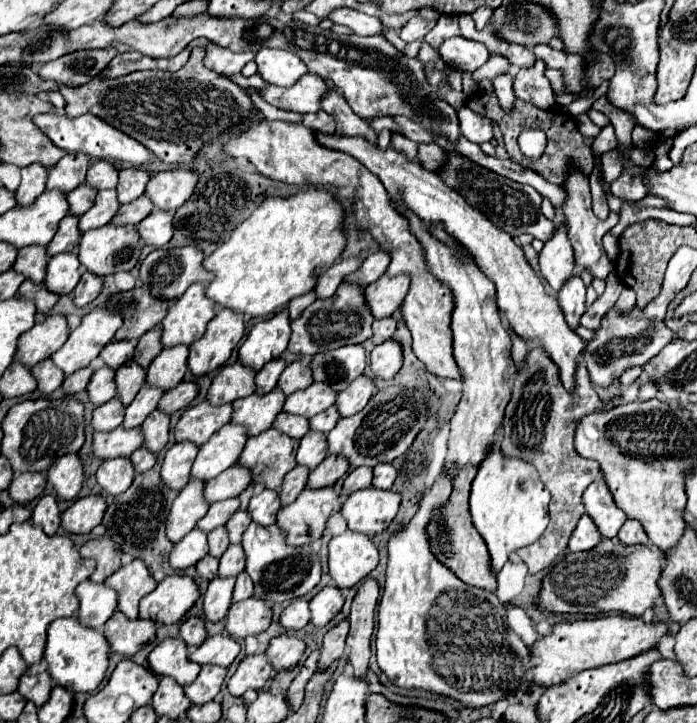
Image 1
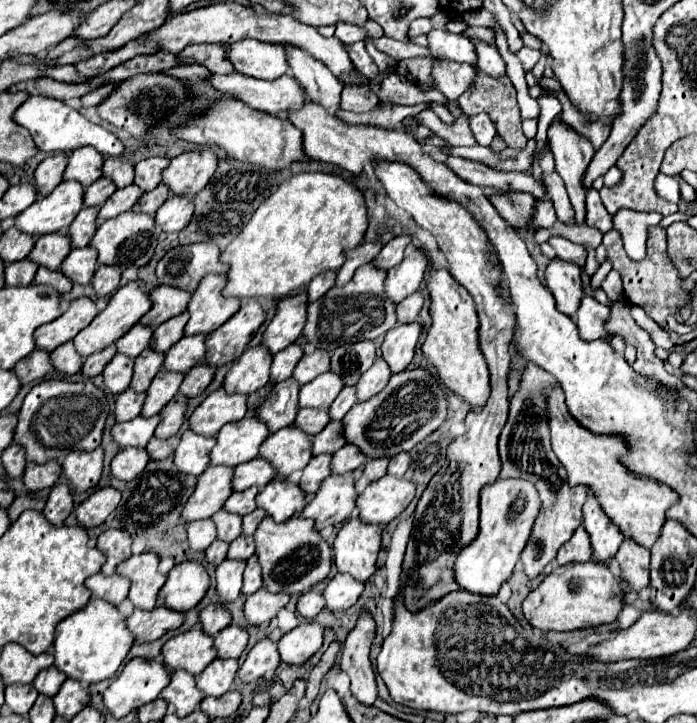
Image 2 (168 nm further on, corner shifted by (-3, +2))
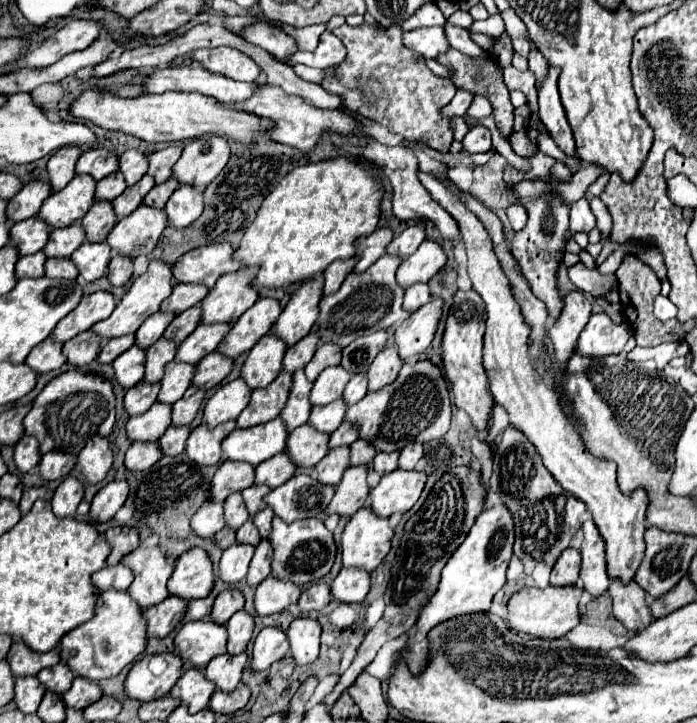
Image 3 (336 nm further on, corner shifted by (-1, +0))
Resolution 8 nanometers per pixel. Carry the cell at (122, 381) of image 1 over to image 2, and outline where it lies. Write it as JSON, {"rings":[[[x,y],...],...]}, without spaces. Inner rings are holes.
{"rings":[[[147,348],[145,352],[141,352],[135,358],[135,372],[133,372],[133,382],[131,388],[137,392],[145,392],[153,380],[153,376],[159,372],[159,368],[163,366],[165,354],[157,352],[153,348]]]}

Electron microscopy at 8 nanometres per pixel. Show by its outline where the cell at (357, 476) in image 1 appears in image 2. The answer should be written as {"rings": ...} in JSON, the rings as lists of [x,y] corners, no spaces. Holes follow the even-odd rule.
{"rings":[[[375,458],[375,460],[369,460],[369,462],[365,464],[363,474],[365,474],[369,480],[379,480],[381,476],[387,474],[387,464],[389,464],[389,458]]]}

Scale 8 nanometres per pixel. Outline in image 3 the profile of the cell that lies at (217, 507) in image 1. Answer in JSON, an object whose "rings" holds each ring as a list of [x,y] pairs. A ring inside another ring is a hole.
{"rings":[[[249,486],[249,488],[245,488],[241,494],[243,494],[243,502],[245,502],[245,506],[247,506],[247,510],[249,510],[249,514],[251,516],[255,516],[259,510],[263,510],[267,504],[263,502],[263,496],[269,492],[271,488],[267,488],[267,486]]]}

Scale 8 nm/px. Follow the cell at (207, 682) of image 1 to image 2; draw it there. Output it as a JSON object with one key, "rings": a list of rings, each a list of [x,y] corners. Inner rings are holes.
{"rings":[[[213,660],[199,676],[197,688],[203,690],[207,696],[223,696],[231,690],[239,662],[237,660]]]}

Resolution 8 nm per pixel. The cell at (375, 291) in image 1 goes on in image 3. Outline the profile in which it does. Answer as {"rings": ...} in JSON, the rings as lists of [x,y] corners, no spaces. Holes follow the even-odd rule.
{"rings":[[[425,240],[417,252],[413,252],[409,258],[405,258],[397,270],[397,282],[401,288],[413,286],[417,282],[427,282],[431,276],[435,276],[441,266],[445,264],[445,254],[439,244]]]}

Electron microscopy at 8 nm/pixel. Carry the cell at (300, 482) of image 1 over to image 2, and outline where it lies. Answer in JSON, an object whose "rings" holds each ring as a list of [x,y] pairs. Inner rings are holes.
{"rings":[[[319,454],[315,456],[303,470],[303,478],[301,478],[301,488],[305,488],[305,492],[313,494],[319,490],[321,482],[331,474],[331,454]]]}

